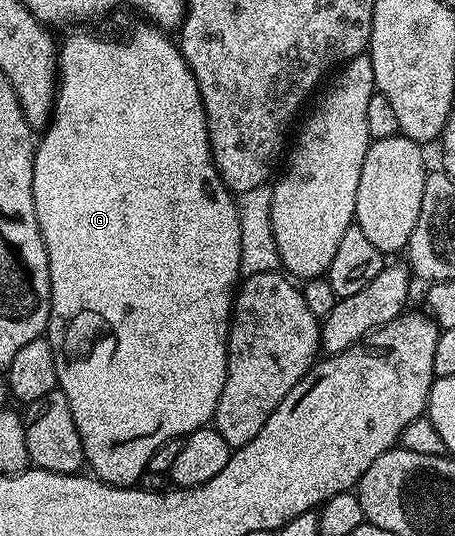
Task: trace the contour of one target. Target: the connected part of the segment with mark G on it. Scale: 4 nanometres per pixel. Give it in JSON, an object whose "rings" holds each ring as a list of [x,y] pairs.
{"rings":[[[149,24],[142,26],[131,35],[127,41],[109,41],[106,37],[97,37],[94,33],[70,33],[66,42],[61,42],[58,54],[58,87],[54,95],[54,112],[49,125],[37,138],[34,150],[34,170],[32,171],[32,195],[36,207],[36,219],[42,232],[42,238],[48,251],[48,263],[50,264],[50,324],[48,326],[48,340],[52,347],[52,355],[56,359],[56,375],[58,376],[57,388],[68,399],[72,407],[72,419],[76,419],[76,431],[80,431],[80,439],[86,456],[85,464],[90,465],[89,472],[97,480],[105,481],[108,485],[121,485],[134,487],[150,468],[152,455],[164,443],[168,443],[173,437],[185,438],[198,429],[209,426],[214,419],[216,403],[220,399],[220,391],[224,391],[226,382],[226,340],[230,334],[230,315],[234,307],[234,295],[240,284],[240,219],[238,218],[238,203],[235,194],[226,188],[216,171],[214,156],[210,150],[210,136],[208,135],[208,123],[204,103],[200,99],[200,87],[196,87],[196,79],[184,59],[181,48],[169,41],[163,30]]]}

